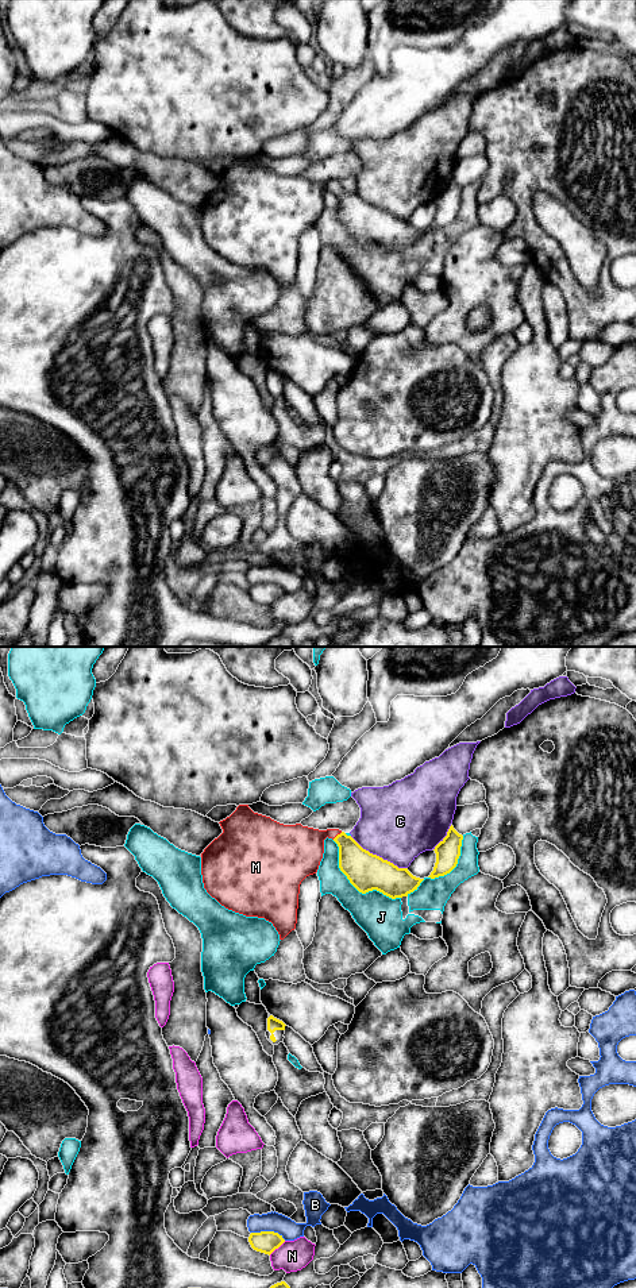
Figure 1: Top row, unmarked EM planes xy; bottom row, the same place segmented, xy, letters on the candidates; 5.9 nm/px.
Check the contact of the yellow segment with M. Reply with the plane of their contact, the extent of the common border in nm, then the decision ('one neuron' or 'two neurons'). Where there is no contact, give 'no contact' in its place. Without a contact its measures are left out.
xy | 80 nm | one neuron

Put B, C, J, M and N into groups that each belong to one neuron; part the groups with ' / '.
B / C / J / M / N

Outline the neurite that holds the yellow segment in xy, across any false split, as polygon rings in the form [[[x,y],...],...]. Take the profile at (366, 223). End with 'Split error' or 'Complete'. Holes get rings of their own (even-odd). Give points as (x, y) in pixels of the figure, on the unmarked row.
[[[239,157],[219,176],[223,185],[201,205],[204,240],[226,261],[271,274],[280,292],[296,281],[300,236],[307,228],[317,224],[327,189],[339,198],[340,223],[362,246],[377,242],[392,251],[402,250],[417,242],[424,232],[413,228],[408,220],[398,220],[363,201],[351,188],[339,181],[319,182],[301,176],[284,177],[254,165],[248,157]]]. Split error

